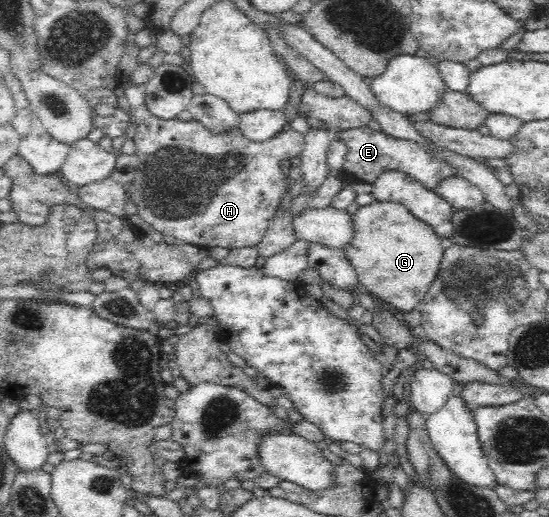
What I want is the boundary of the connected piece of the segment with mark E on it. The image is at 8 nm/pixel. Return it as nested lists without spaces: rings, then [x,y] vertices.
[[[369,126],[338,132],[335,140],[339,138],[348,149],[343,169],[348,171],[350,178],[360,179],[364,183],[372,184],[382,173],[398,171],[409,176],[413,181],[423,184],[423,187],[435,191],[443,179],[447,179],[449,175],[457,172],[443,160],[431,156],[421,146],[411,141],[395,139],[395,137],[388,136],[383,131],[373,130]]]

